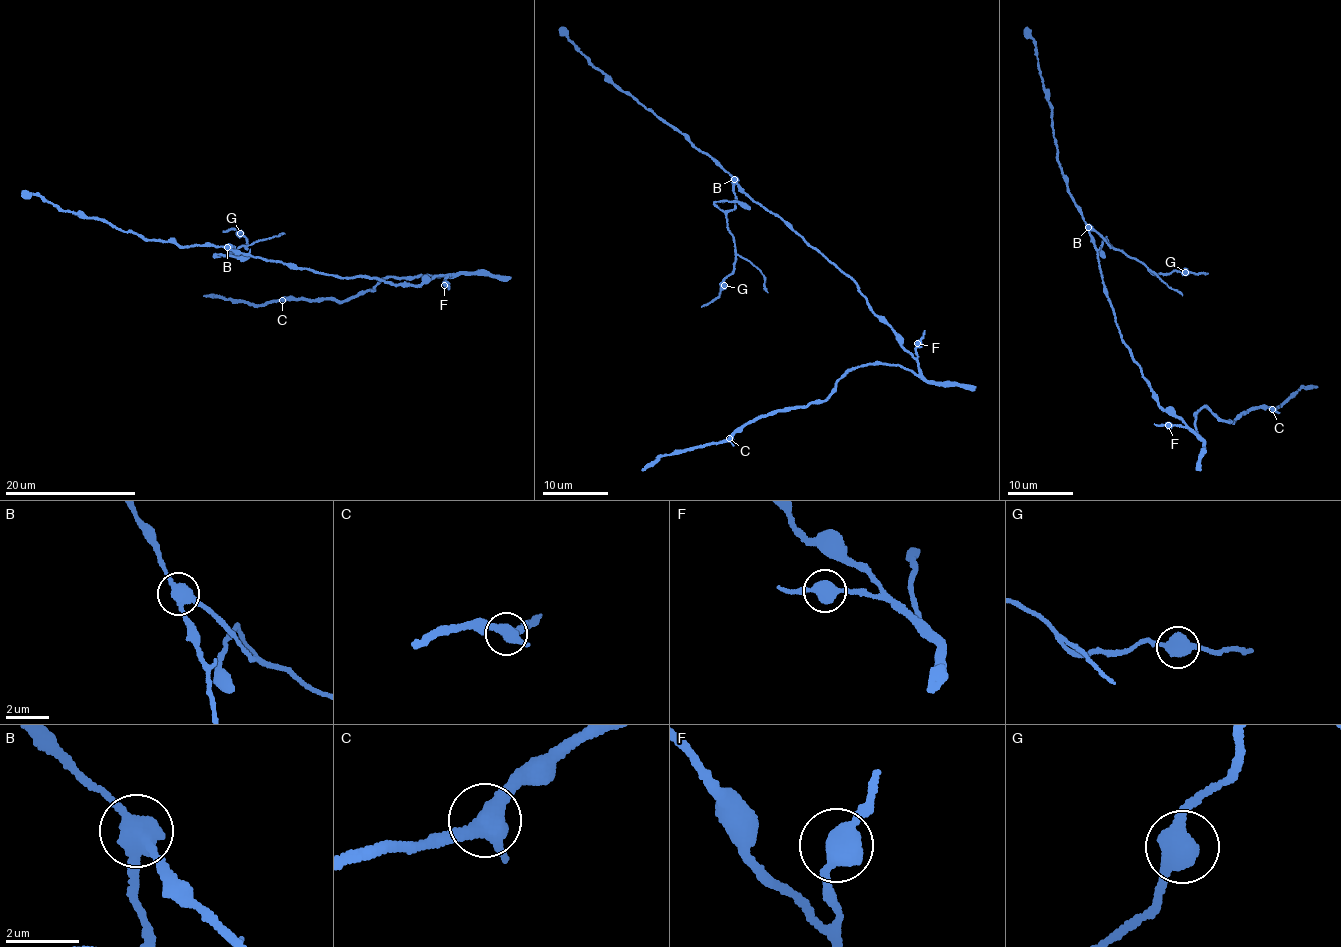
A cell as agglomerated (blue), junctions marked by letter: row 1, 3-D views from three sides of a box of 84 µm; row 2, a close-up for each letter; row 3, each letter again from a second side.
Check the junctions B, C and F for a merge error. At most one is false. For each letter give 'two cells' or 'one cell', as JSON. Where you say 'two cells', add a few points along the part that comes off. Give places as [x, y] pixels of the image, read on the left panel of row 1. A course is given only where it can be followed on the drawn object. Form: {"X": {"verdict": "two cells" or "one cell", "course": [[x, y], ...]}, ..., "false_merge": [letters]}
{"B": {"verdict": "two cells", "course": [[228, 247], [234, 250], [229, 253], [242, 245], [247, 247], [247, 241], [239, 237], [241, 231], [222, 232]]}, "C": {"verdict": "one cell"}, "F": {"verdict": "one cell"}, "false_merge": ["B"]}

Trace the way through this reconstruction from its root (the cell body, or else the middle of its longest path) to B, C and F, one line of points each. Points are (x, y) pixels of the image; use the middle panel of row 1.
B: (857, 287), (851, 279), (804, 242), (777, 215), (745, 195), (734, 179)
C: (857, 287), (912, 356), (918, 370), (857, 365), (840, 378), (824, 400), (758, 415), (729, 438)
F: (857, 287), (874, 311), (886, 320), (897, 340), (914, 357), (917, 356), (917, 343)

